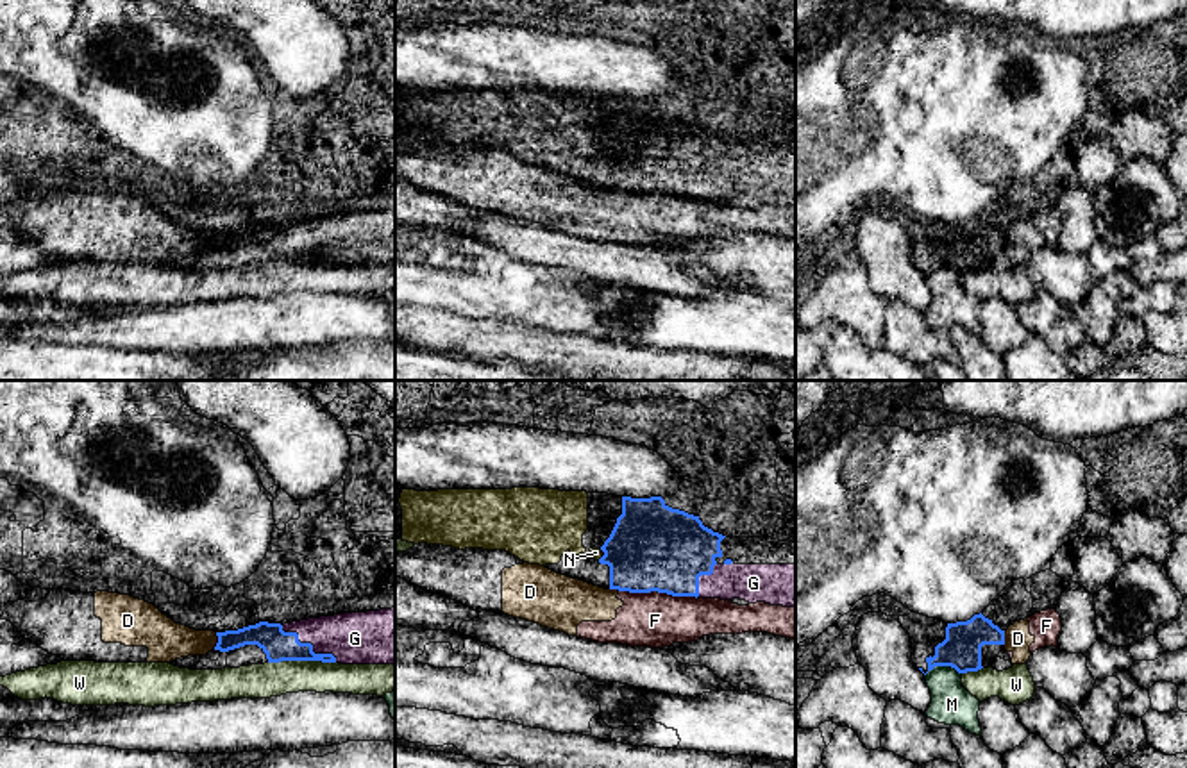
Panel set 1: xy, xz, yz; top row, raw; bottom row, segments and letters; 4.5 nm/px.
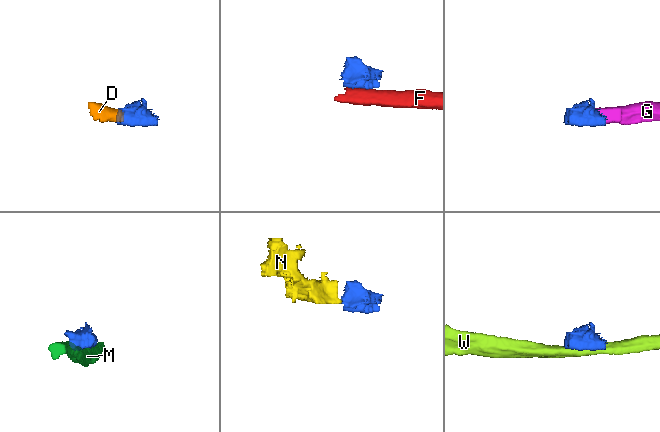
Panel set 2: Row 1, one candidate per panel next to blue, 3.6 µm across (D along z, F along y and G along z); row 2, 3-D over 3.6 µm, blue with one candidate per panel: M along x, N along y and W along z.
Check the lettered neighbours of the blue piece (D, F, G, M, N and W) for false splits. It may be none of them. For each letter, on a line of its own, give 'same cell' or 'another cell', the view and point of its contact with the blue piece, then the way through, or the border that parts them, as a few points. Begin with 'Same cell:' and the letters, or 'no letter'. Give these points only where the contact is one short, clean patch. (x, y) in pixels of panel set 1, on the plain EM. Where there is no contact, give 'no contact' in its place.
Same cell: G, N
D: another cell; meets blue in xy at (218, 242); border along xy (217, 233), (213, 249)
F: another cell; meets blue in xz at (658, 192); border along xz (619, 190), (698, 197)
G: same cell; meets blue in xy at (310, 243); runs through xy (277, 245), (310, 243), (322, 238), (354, 238)
M: another cell; meets blue in yz at (942, 265)
N: same cell; meets blue in xz at (601, 158); runs through xz (653, 147), (601, 158), (596, 152)
W: another cell; meets blue in xy at (301, 259)

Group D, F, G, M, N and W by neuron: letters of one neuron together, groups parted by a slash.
D F / G N / M / W

